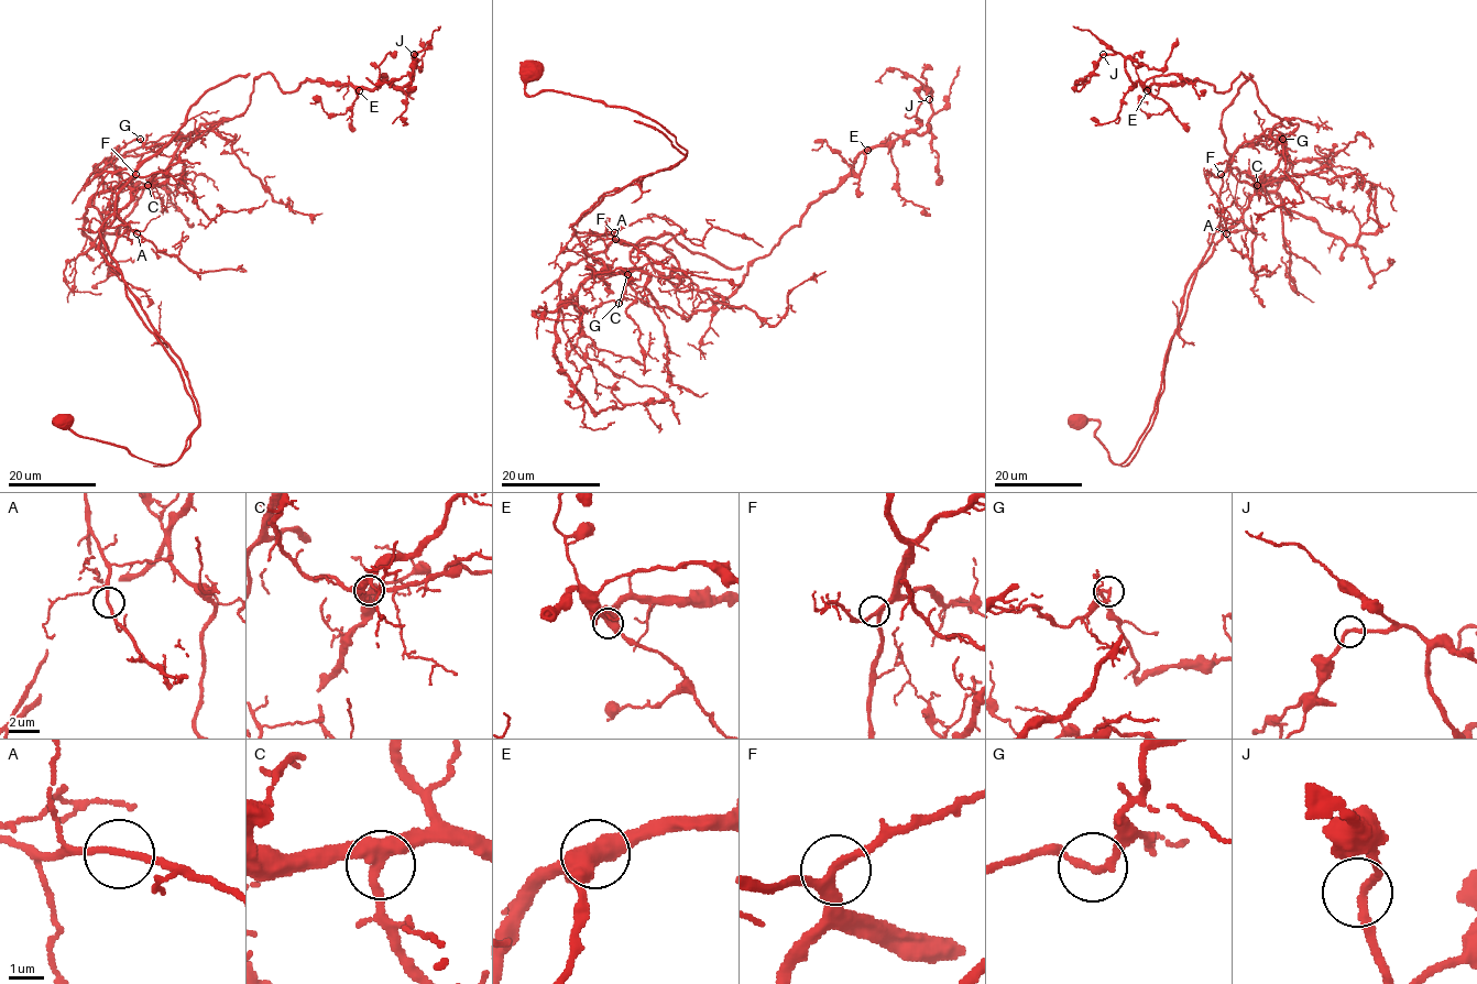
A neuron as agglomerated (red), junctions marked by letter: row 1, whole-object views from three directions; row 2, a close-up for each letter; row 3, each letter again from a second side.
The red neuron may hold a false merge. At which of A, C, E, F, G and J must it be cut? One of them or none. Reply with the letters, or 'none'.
G

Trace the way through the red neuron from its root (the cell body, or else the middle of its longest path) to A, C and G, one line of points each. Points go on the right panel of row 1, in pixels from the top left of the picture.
A: (1080, 423), (1100, 423), (1095, 435), (1114, 463), (1129, 455), (1160, 390), (1184, 286), (1221, 215), (1226, 234)
C: (1080, 423), (1100, 423), (1095, 435), (1114, 463), (1129, 455), (1160, 390), (1184, 286), (1239, 221), (1257, 185)
G: (1080, 423), (1100, 423), (1095, 435), (1114, 463), (1135, 447), (1184, 286), (1220, 225), (1229, 157), (1281, 139)

